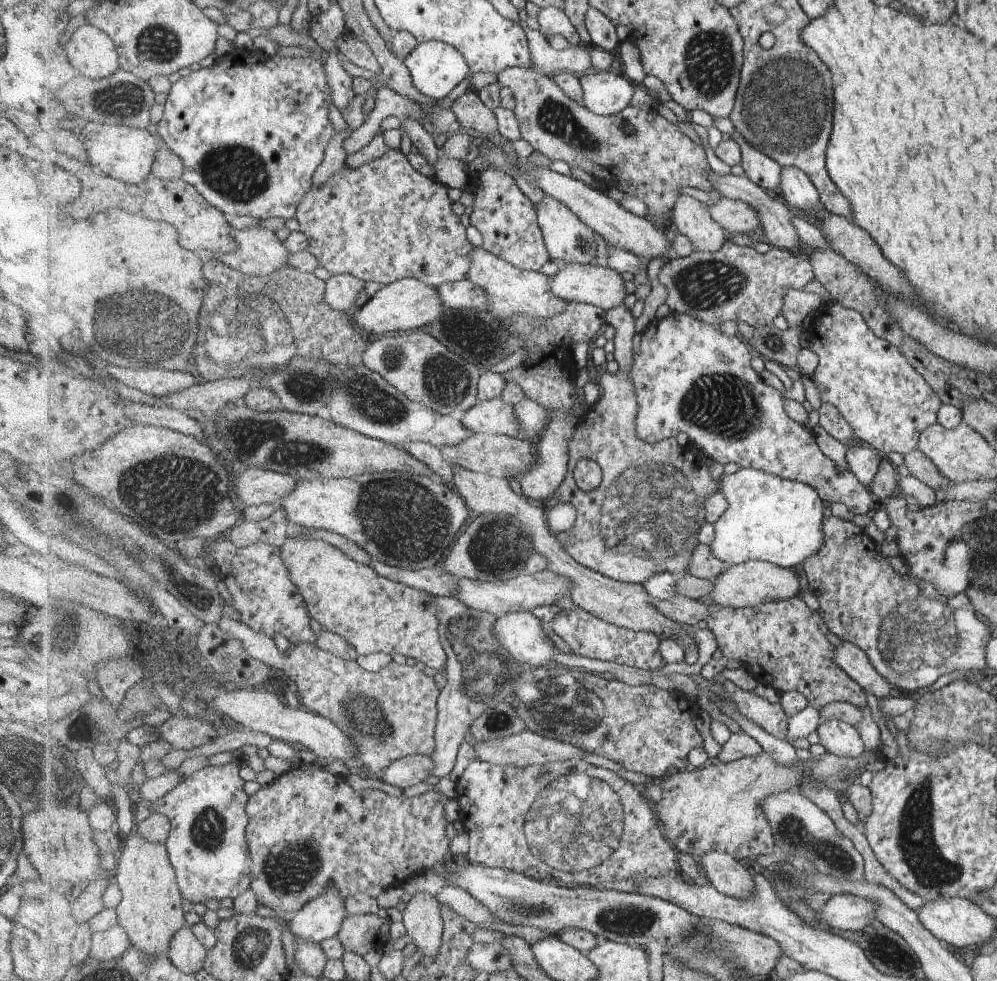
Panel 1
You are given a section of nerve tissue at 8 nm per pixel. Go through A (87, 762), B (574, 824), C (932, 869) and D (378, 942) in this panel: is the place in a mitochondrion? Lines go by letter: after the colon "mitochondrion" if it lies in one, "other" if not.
A: other
B: mitochondrion
C: mitochondrion
D: other

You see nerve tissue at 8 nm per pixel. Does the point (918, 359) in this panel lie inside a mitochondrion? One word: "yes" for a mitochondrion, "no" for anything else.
no

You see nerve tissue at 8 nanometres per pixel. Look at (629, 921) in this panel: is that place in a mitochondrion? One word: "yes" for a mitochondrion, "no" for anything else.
yes

